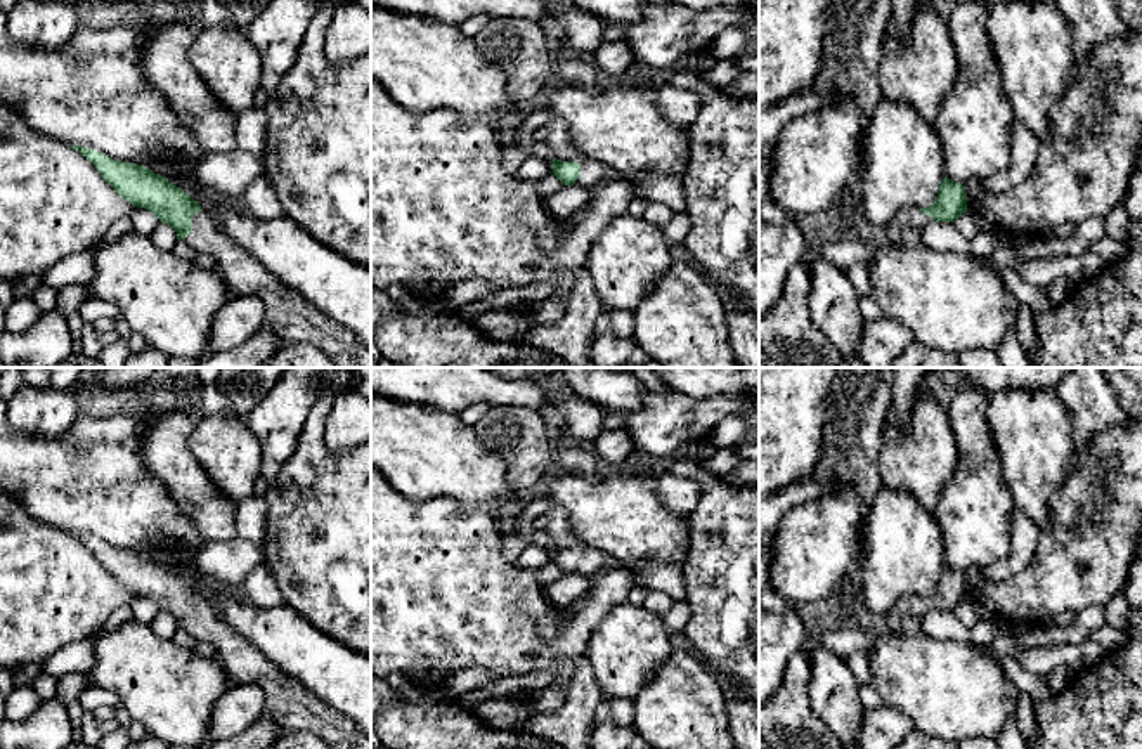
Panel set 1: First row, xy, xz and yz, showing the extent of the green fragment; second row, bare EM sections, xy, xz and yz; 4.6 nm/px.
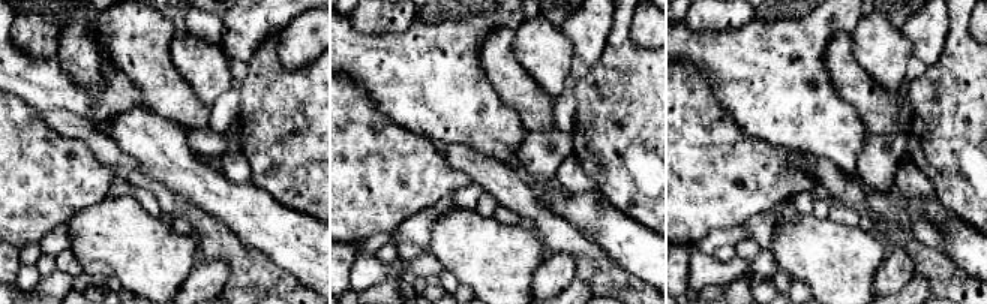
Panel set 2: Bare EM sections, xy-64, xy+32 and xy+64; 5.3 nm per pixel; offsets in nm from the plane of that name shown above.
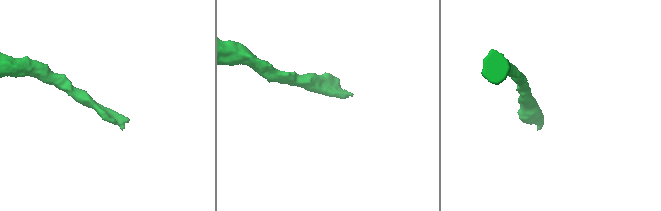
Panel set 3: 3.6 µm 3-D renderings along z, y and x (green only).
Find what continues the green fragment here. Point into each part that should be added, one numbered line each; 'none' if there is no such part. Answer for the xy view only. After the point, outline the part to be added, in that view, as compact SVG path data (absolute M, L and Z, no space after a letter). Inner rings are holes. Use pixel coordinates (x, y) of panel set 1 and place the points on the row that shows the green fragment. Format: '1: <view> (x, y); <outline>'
1: xy (288, 316); M208 210L192 217L192 232L184 243L215 258L230 296L256 296L263 303L260 331L270 333L277 347L305 342L324 350L338 368L371 368L371 350L354 331L279 281L224 234Z

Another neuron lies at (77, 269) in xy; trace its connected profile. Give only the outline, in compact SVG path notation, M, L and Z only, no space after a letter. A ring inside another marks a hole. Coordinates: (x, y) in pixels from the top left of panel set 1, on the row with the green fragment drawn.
M94 246L69 255L43 272L42 284L59 291L68 284L85 286L94 279Z

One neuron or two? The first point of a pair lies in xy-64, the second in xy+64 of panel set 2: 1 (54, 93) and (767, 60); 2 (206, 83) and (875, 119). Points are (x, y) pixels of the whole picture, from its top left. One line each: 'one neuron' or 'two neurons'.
1: one neuron
2: two neurons

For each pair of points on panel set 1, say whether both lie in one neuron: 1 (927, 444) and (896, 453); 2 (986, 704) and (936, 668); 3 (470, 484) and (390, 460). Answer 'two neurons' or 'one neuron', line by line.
1: one neuron
2: one neuron
3: one neuron

